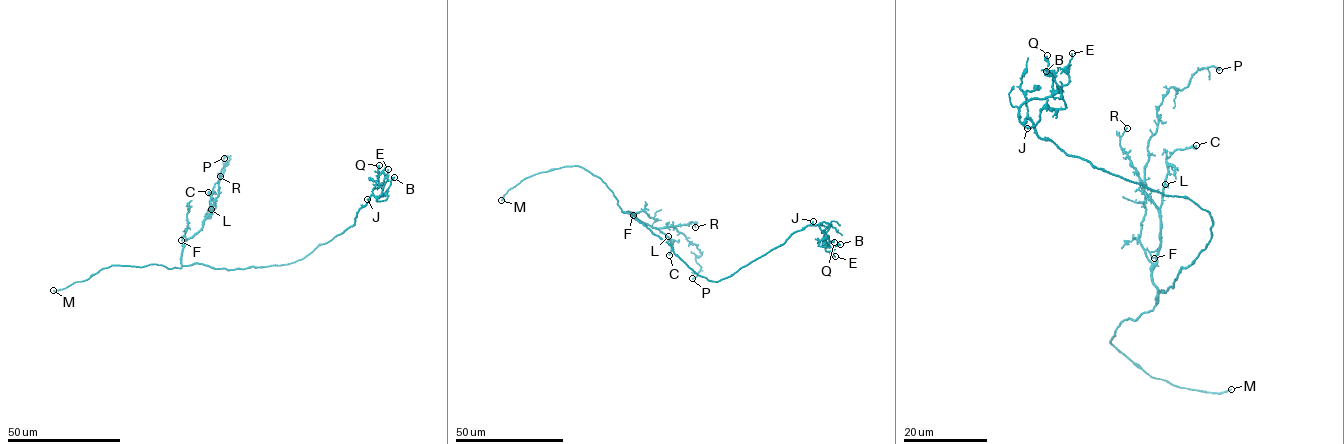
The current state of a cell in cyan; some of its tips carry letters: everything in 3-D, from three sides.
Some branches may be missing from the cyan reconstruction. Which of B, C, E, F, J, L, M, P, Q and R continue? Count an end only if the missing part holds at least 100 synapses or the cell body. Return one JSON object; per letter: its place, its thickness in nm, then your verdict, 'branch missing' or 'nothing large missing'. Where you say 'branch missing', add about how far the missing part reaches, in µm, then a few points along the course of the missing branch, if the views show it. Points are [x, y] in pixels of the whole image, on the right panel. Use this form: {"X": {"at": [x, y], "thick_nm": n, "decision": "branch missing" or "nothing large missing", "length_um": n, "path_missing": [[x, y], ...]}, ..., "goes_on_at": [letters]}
{"B": {"at": [1046, 71], "thick_nm": 220, "decision": "nothing large missing"}, "C": {"at": [1196, 145], "thick_nm": 360, "decision": "nothing large missing"}, "E": {"at": [1072, 53], "thick_nm": 110, "decision": "nothing large missing"}, "F": {"at": [1154, 258], "thick_nm": 80, "decision": "nothing large missing"}, "J": {"at": [1027, 128], "thick_nm": 120, "decision": "nothing large missing"}, "L": {"at": [1165, 184], "thick_nm": 130, "decision": "nothing large missing"}, "M": {"at": [1231, 389], "thick_nm": 150, "decision": "branch missing", "length_um": 3}, "P": {"at": [1219, 70], "thick_nm": 320, "decision": "nothing large missing"}, "Q": {"at": [1047, 55], "thick_nm": 440, "decision": "nothing large missing"}, "R": {"at": [1127, 128], "thick_nm": 90, "decision": "nothing large missing"}, "goes_on_at": ["M"]}

